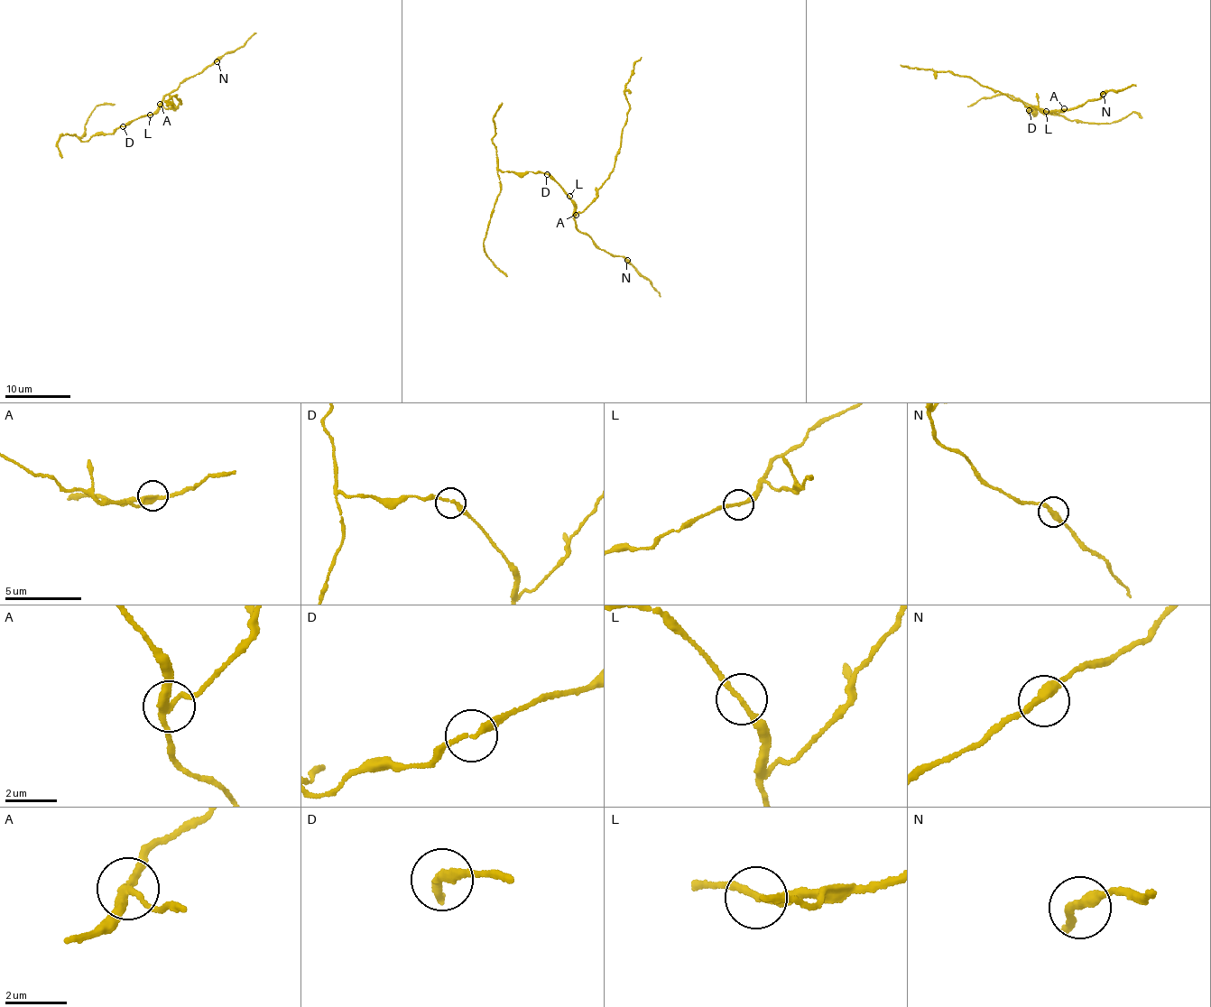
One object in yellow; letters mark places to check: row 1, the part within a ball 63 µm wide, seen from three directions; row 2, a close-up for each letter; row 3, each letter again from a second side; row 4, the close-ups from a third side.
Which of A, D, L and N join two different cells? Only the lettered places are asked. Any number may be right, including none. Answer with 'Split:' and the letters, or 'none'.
Split: A, D

